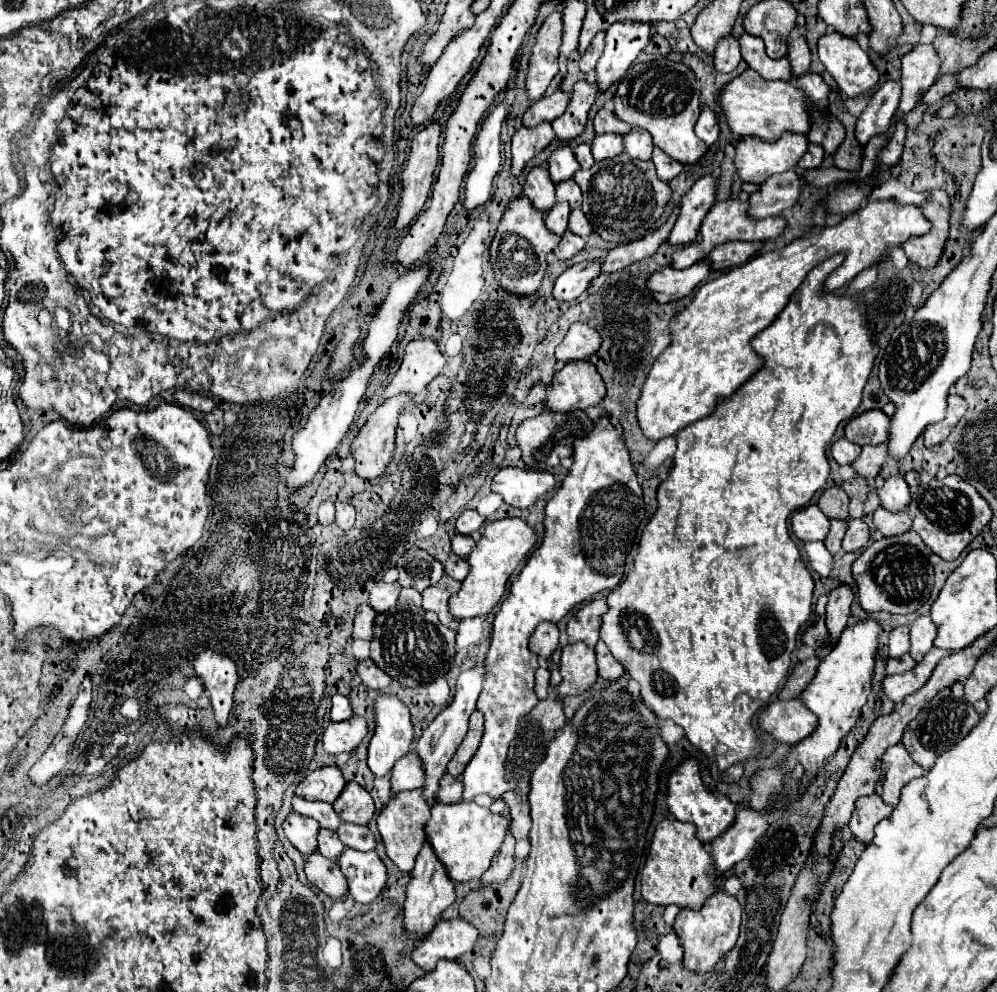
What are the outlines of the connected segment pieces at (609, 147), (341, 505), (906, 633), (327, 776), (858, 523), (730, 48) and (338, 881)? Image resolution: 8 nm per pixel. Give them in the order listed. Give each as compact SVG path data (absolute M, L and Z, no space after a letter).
M602 134L602 136L596 136L592 142L594 160L614 158L614 156L622 154L622 150L624 150L624 144L622 144L620 134Z
M336 502L336 524L346 532L354 526L356 520L356 512L352 508L352 504L346 502Z
M898 626L892 630L890 634L890 656L898 658L900 654L908 654L910 652L910 628L908 626Z
M324 766L314 772L310 772L296 788L296 794L306 800L320 800L332 804L342 788L344 788L344 778L336 766Z
M848 520L848 532L842 540L842 550L844 552L858 552L862 550L870 540L870 530L862 520Z
M728 36L722 42L718 42L716 52L714 52L714 66L718 72L722 72L722 74L734 72L740 60L742 60L740 44L734 36Z
M320 852L306 856L306 876L332 900L342 900L348 894L348 884L338 864L328 862L324 856L320 856Z

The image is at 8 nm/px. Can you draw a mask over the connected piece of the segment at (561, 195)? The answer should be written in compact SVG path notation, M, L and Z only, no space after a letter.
M572 178L568 182L560 182L560 186L556 186L556 202L568 202L572 210L580 208L582 192Z

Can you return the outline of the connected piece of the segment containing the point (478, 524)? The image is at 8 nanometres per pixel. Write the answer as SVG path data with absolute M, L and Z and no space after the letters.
M464 510L456 520L456 532L458 534L472 534L480 530L484 524L484 518L476 510Z

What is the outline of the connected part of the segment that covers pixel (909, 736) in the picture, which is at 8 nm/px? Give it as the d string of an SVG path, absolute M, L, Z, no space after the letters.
M956 682L952 688L944 688L940 694L936 694L936 698L932 698L932 702L908 724L902 744L918 766L930 770L940 756L940 750L950 750L960 738L966 738L966 734L970 734L978 722L980 716L976 710L972 710L972 704L966 702L962 686Z

